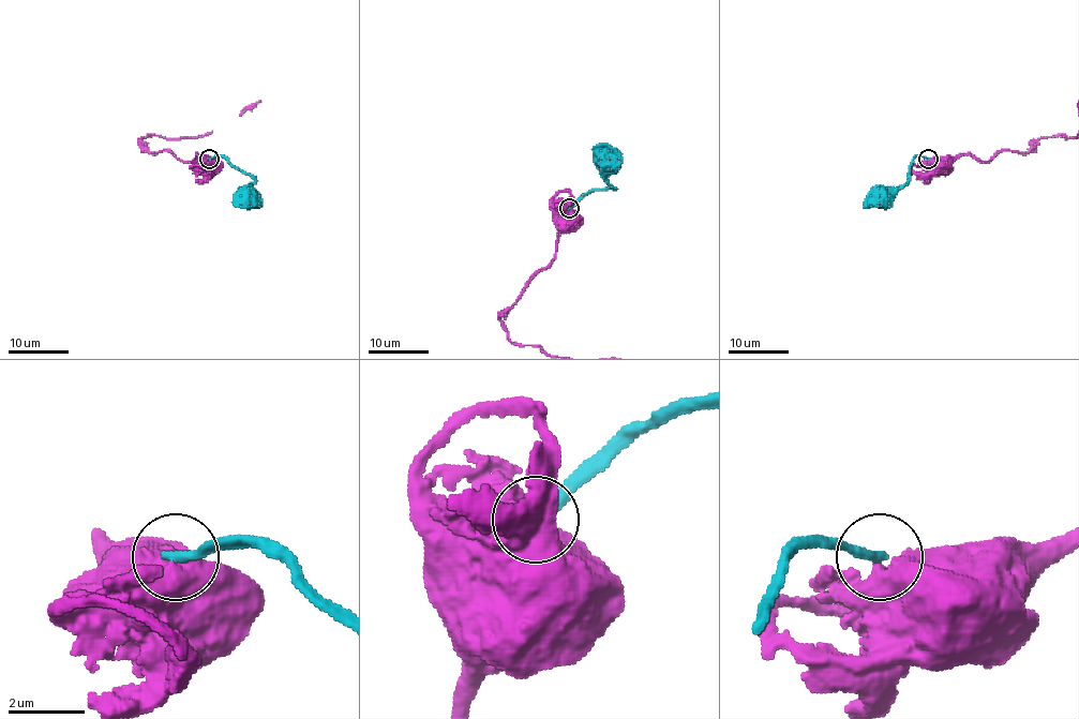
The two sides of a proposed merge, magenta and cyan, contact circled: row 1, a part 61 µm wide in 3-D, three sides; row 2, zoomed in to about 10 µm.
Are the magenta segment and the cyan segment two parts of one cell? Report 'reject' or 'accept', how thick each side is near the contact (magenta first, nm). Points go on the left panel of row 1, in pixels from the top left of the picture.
reject | 750/280 nm

